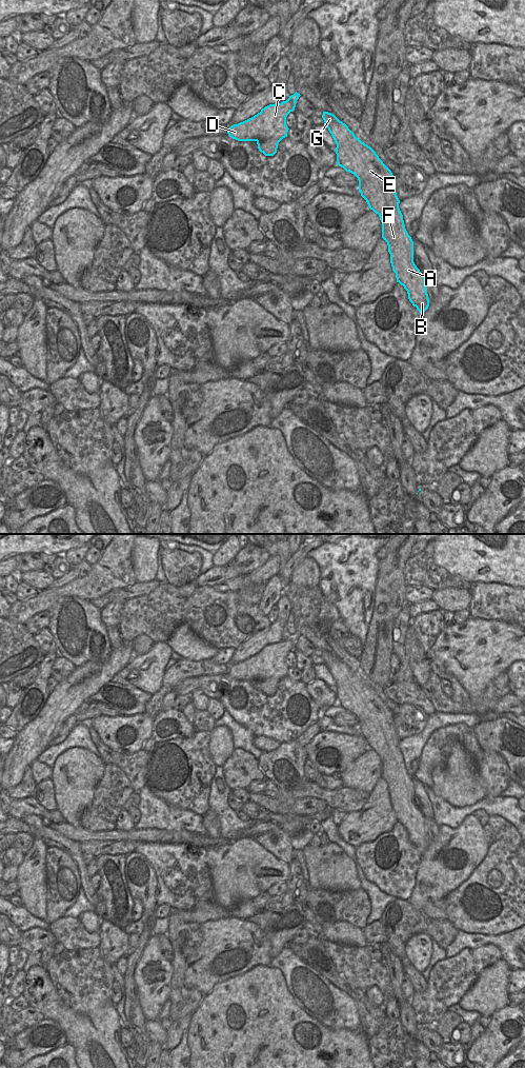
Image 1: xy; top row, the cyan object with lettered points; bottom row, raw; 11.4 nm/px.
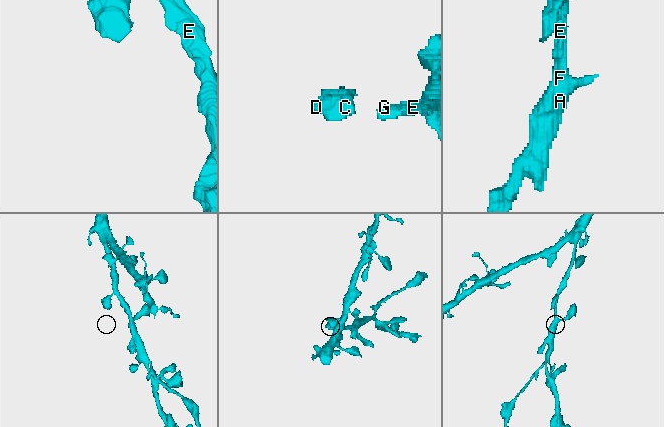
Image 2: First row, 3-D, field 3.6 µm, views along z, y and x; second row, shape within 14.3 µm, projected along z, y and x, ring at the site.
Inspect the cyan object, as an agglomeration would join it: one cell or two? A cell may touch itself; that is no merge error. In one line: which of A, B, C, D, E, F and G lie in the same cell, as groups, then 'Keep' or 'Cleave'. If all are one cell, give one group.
Groups: A B C D E F G. Keep.

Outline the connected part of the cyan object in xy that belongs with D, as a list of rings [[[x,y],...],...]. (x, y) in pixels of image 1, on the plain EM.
[[[296,631],[286,640],[265,646],[254,656],[231,665],[228,675],[238,680],[256,680],[261,692],[274,695],[279,681],[287,676],[286,656],[295,649],[300,635]]]

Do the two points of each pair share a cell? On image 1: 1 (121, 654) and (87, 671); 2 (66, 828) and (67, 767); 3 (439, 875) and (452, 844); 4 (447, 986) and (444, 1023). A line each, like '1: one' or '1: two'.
1: one
2: two
3: one
4: two

